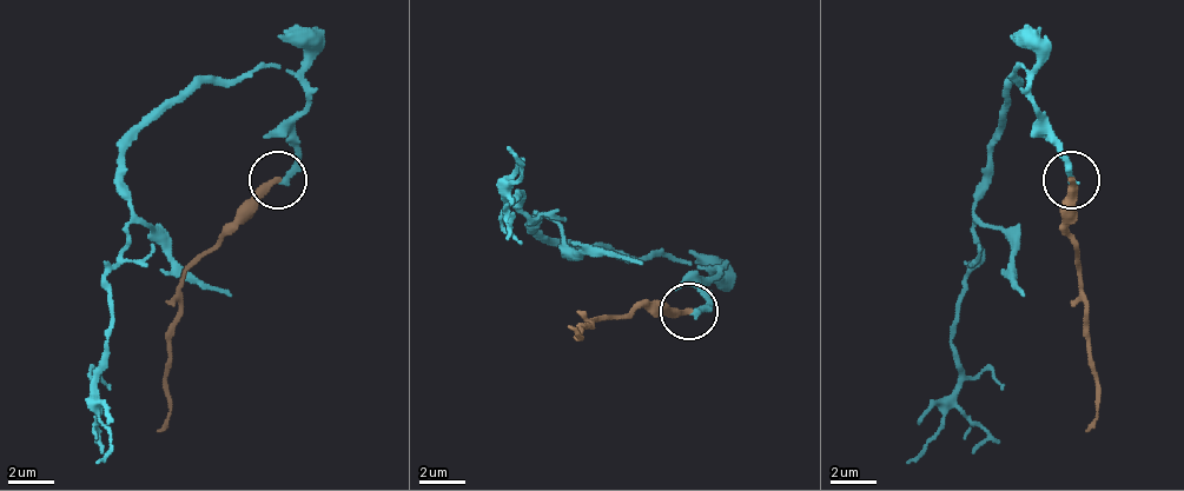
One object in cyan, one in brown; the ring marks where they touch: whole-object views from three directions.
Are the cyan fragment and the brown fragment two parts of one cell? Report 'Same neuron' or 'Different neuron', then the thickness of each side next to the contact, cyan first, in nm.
Different neuron. Thickness 300 nm (cyan) against 340 nm

